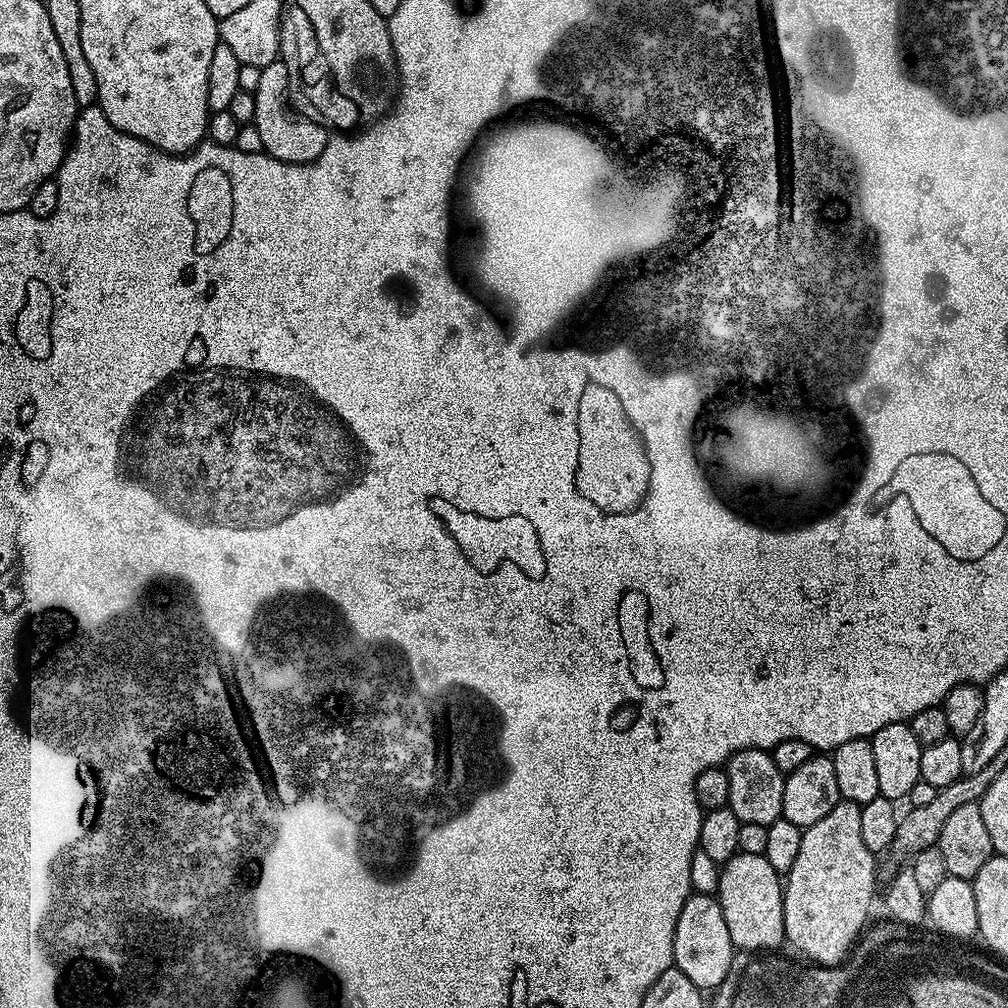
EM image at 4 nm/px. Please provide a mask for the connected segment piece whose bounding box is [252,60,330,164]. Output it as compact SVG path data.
M277 60L261 69L258 88L254 91L255 118L252 126L253 129L256 128L260 140L259 147L269 156L287 164L308 164L322 154L330 134L323 123L300 118L288 110L286 94L290 83L291 76L283 61Z

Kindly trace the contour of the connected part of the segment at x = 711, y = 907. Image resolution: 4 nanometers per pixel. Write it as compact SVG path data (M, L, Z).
M701 892L689 896L678 914L678 926L674 930L674 967L682 970L694 986L701 990L716 988L728 976L732 968L732 939L726 927L726 918L722 918L722 906L715 895L707 896Z

